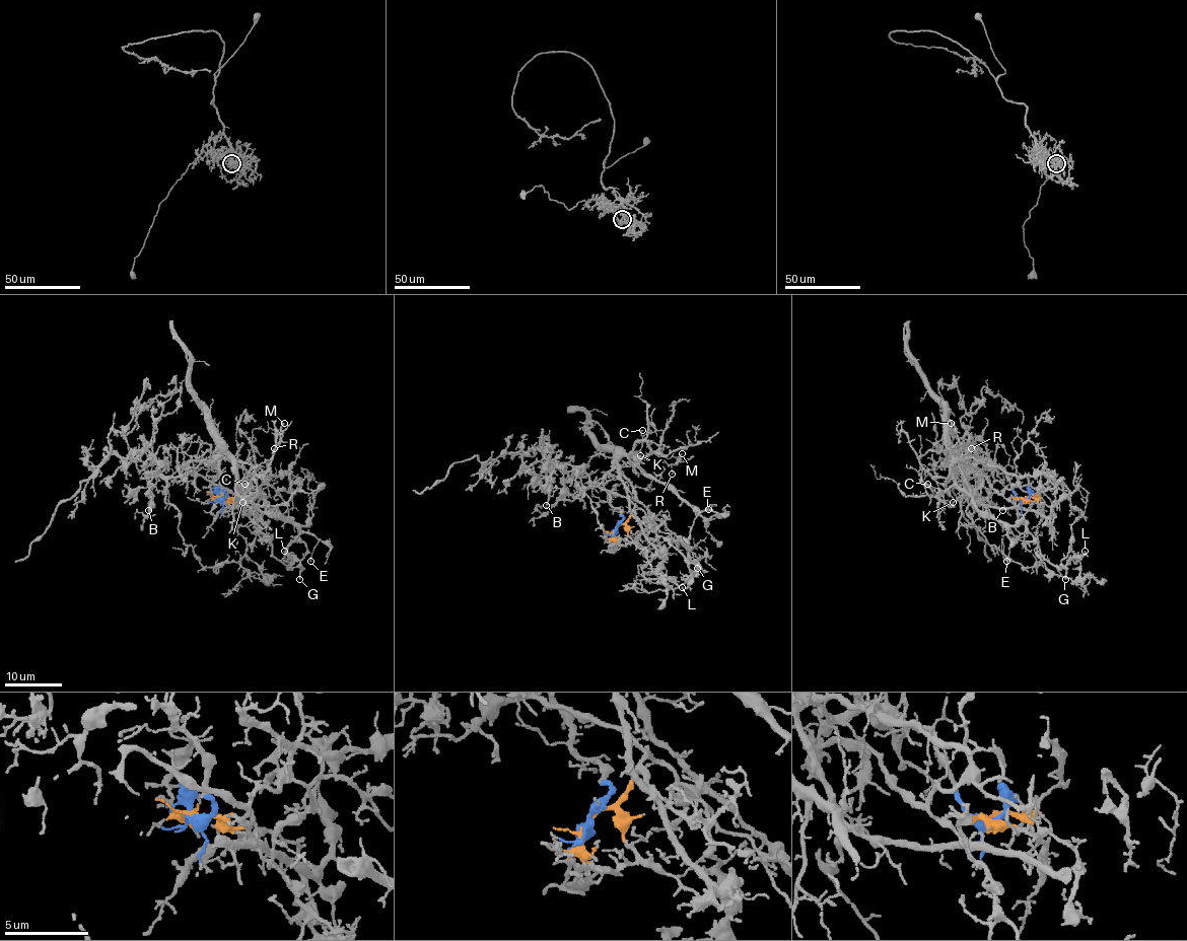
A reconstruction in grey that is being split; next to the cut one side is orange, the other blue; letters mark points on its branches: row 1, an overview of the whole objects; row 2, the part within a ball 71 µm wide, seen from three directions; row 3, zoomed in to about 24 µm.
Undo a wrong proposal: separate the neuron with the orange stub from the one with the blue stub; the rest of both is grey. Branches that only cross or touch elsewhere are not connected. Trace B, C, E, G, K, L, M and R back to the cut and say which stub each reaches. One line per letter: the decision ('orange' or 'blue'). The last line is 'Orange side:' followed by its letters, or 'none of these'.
B: orange
C: blue
E: blue
G: orange
K: blue
L: orange
M: blue
R: blue
Orange side: B, G, L

